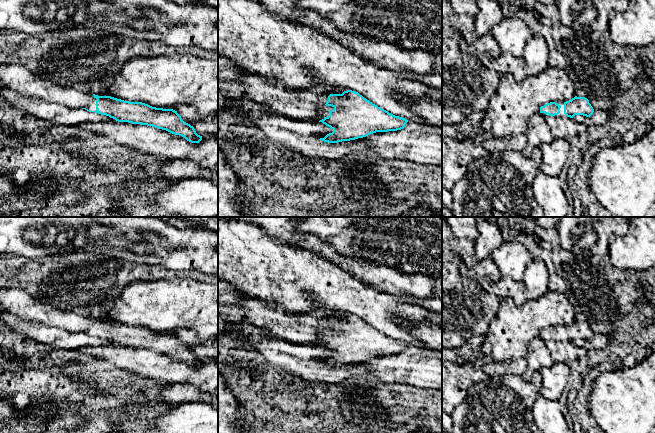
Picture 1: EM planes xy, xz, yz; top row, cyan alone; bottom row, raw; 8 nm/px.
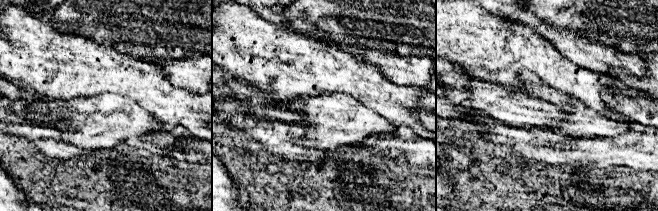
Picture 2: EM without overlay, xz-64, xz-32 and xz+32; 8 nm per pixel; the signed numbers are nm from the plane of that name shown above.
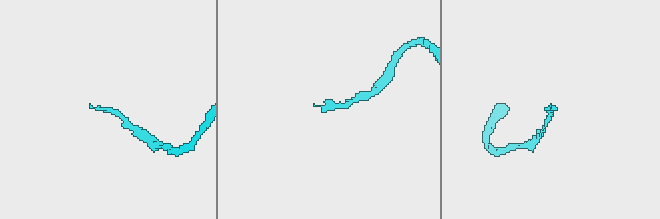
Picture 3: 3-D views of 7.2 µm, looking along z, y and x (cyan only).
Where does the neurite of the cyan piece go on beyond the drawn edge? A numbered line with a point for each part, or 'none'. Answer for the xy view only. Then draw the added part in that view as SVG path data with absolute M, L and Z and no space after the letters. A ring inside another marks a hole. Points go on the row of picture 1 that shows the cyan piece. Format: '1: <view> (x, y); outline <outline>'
1: xy (18, 78); outline M19 64L0 65L0 80L6 88L21 96L62 104L69 108L86 108L96 111L97 99L93 94L65 88L34 74L28 66Z

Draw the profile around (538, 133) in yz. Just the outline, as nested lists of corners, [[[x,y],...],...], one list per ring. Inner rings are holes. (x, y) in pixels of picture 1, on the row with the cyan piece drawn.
[[[540,112],[529,118],[525,135],[527,145],[522,151],[525,157],[530,157],[534,148],[549,144],[554,139],[545,117]]]

